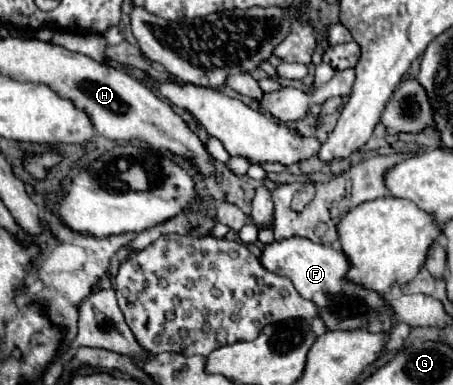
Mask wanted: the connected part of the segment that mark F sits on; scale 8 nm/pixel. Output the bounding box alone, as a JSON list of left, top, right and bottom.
[260,239,398,333]

